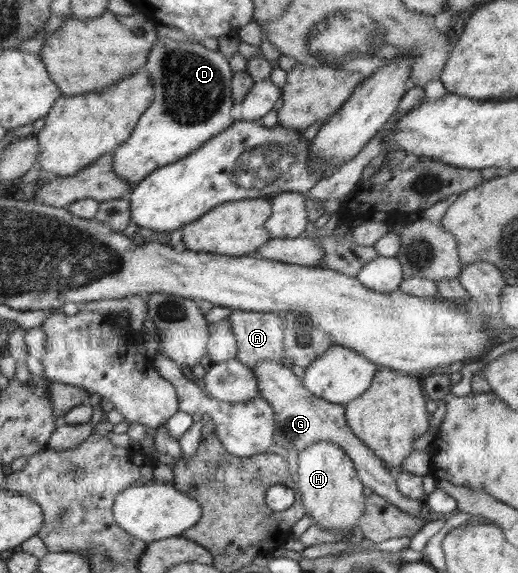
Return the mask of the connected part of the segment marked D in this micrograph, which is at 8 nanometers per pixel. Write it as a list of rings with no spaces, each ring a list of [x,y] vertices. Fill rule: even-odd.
[[[159,36],[152,44],[151,52],[143,67],[150,74],[153,83],[153,103],[143,112],[127,142],[123,142],[113,152],[115,175],[127,181],[132,189],[156,169],[178,162],[187,154],[195,152],[211,138],[225,132],[235,121],[231,117],[231,109],[235,105],[231,97],[234,72],[231,70],[229,59],[225,58],[221,51],[210,50],[199,41],[177,41]]]

